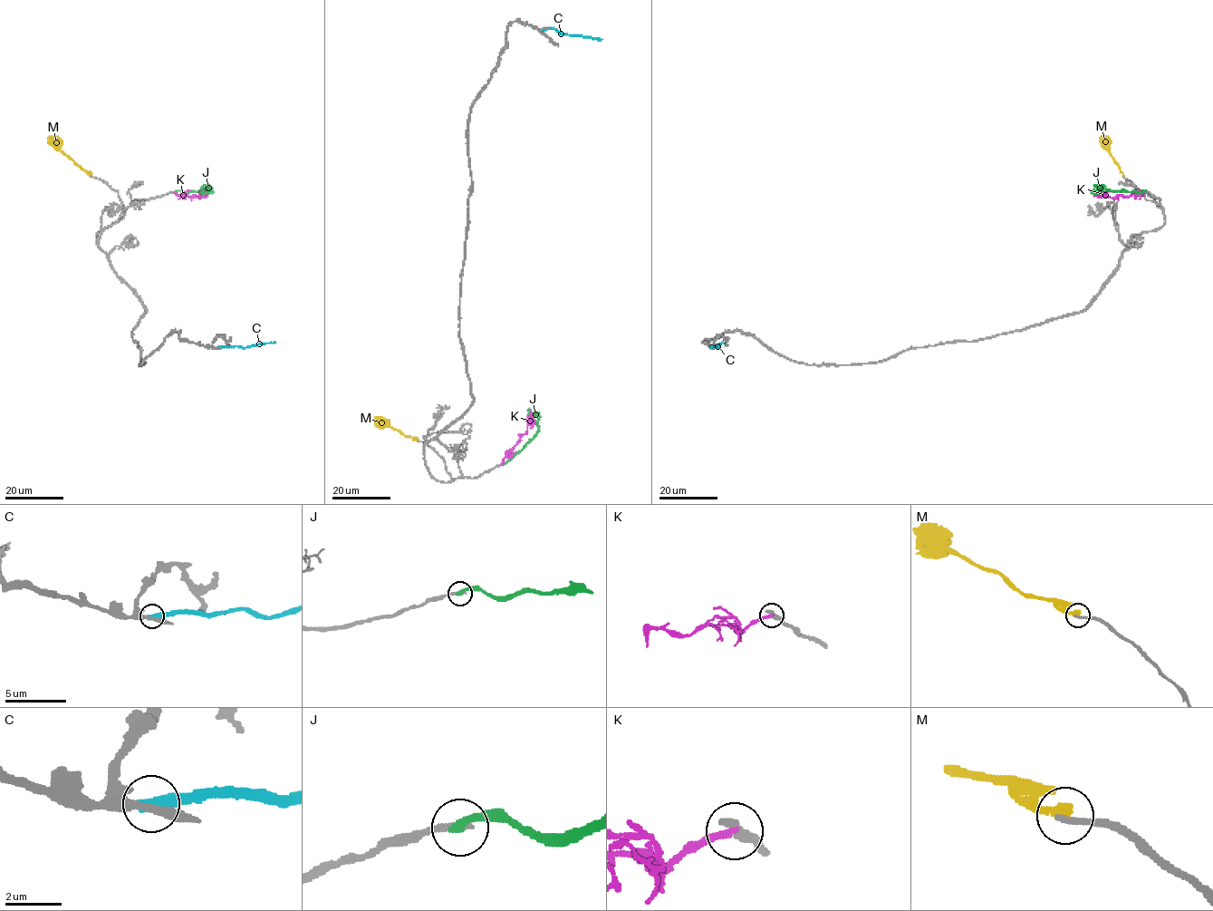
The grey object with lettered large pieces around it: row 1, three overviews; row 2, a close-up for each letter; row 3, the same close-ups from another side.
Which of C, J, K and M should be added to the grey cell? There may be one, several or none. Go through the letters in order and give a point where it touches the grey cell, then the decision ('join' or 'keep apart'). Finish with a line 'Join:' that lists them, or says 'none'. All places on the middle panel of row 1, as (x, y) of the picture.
C: (543, 30) | keep apart
J: (503, 464) | keep apart
K: (501, 465) | keep apart
M: (418, 440) | keep apart
Join: none

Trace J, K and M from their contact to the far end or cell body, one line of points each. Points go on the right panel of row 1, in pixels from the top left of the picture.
J: (1147, 191), (1109, 190), (1103, 186), (1093, 193), (1093, 188)
K: (1148, 192), (1140, 197), (1104, 196), (1108, 189), (1111, 192)
M: (1123, 175), (1102, 145), (1100, 137)

